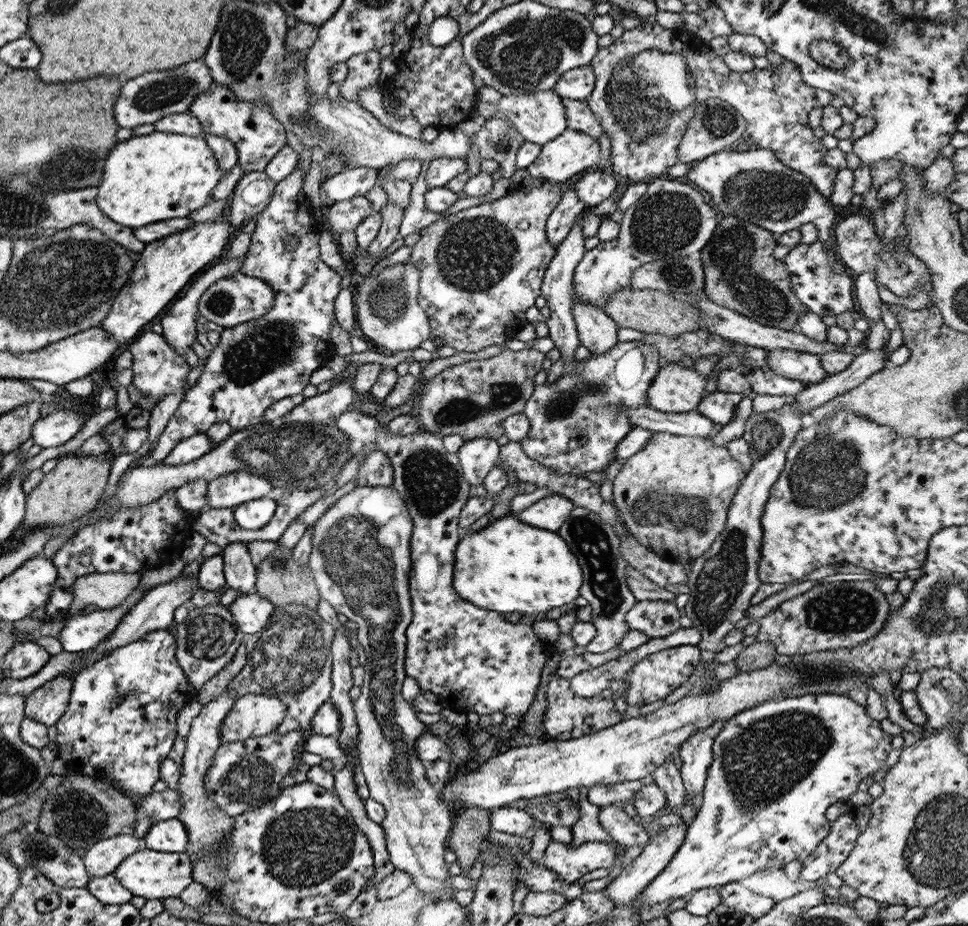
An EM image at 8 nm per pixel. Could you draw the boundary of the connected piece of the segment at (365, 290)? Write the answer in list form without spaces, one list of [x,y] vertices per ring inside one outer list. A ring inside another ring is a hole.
[[[406,262],[379,270],[375,278],[373,274],[356,278],[351,289],[355,306],[354,318],[358,322],[357,334],[364,334],[369,344],[383,346],[393,353],[417,348],[423,340],[429,338],[428,316],[416,299],[418,281],[419,270]]]

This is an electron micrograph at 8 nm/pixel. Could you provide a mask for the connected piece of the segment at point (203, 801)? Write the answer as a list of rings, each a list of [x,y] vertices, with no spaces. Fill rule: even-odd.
[[[225,688],[217,699],[201,707],[198,715],[191,721],[189,732],[184,738],[185,748],[183,758],[181,758],[179,778],[173,789],[176,789],[180,795],[180,811],[176,819],[182,822],[187,833],[185,852],[194,858],[214,856],[214,852],[218,850],[218,841],[224,839],[228,830],[232,830],[234,817],[228,817],[221,812],[220,808],[206,795],[202,782],[216,750],[221,746],[220,724],[227,711],[233,706],[234,700],[235,695]]]

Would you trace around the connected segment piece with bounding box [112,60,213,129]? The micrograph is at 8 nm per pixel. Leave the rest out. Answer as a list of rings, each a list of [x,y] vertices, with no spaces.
[[[193,60],[173,70],[163,72],[147,72],[137,78],[127,80],[112,108],[114,121],[119,128],[133,129],[141,124],[151,124],[164,116],[187,112],[188,106],[198,94],[208,91],[208,86],[213,82],[207,65],[201,61]]]

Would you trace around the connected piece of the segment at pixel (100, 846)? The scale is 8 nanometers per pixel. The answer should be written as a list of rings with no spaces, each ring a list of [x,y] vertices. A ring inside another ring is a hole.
[[[121,832],[104,838],[90,846],[81,856],[84,869],[90,877],[111,875],[123,859],[138,851],[137,848],[139,840],[132,834]]]

